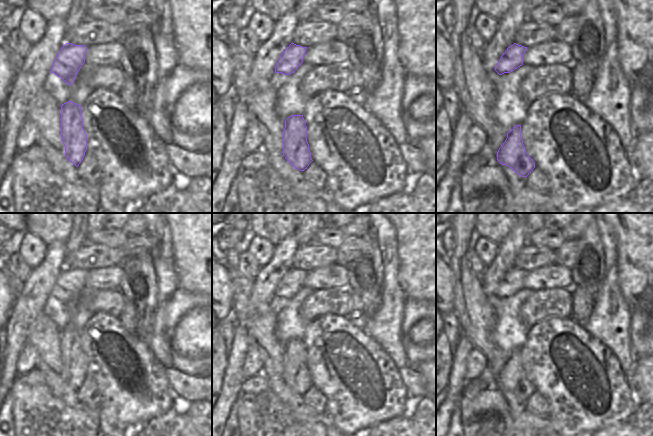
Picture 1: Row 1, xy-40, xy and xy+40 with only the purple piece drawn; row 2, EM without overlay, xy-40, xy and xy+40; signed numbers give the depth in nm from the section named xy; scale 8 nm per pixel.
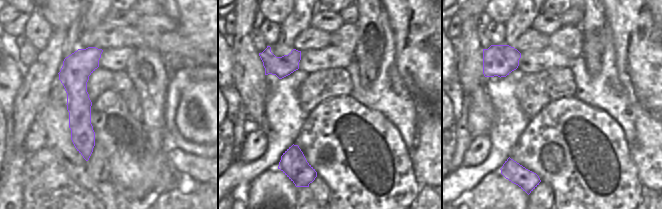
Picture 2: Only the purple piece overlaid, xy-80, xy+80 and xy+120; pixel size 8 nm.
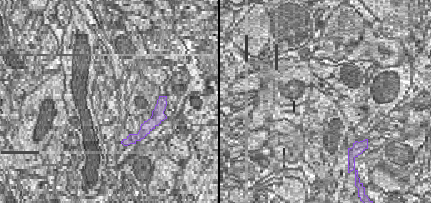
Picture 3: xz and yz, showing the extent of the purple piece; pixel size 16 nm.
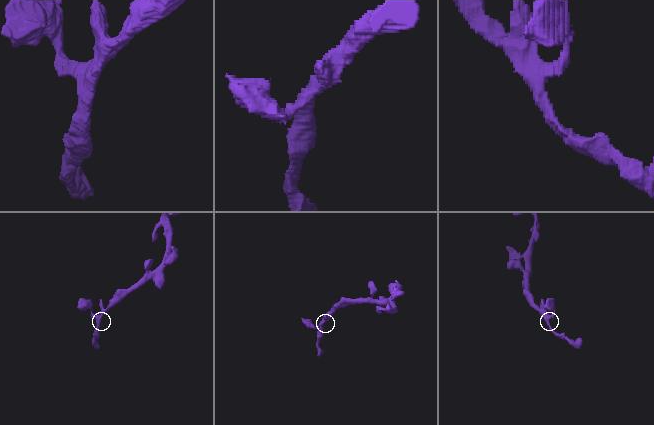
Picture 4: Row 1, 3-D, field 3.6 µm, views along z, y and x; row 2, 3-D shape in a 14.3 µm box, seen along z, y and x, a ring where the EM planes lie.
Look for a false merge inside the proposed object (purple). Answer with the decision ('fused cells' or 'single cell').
single cell

